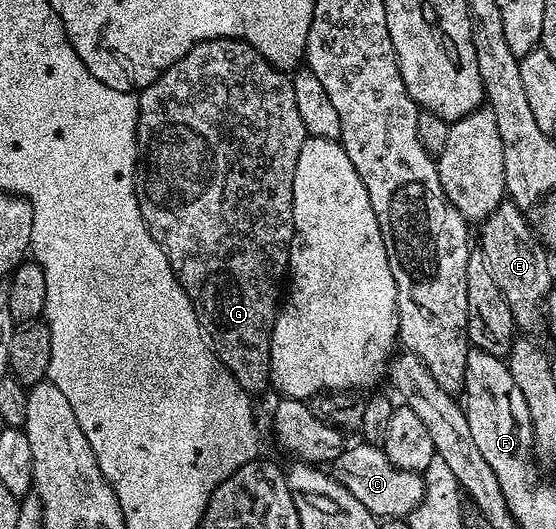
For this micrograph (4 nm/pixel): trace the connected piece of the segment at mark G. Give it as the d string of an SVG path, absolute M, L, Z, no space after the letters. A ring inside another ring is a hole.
M206 40L194 44L169 70L165 70L148 88L138 93L139 117L135 127L135 140L139 143L139 159L135 174L135 193L141 206L141 218L161 246L176 280L185 290L185 294L195 307L199 325L207 337L216 358L237 378L239 385L248 394L263 392L271 384L271 331L275 317L281 307L281 289L289 272L291 242L295 238L293 222L293 174L297 170L297 154L307 141L305 122L297 110L297 98L293 98L292 77L268 62L256 48L244 40Z

